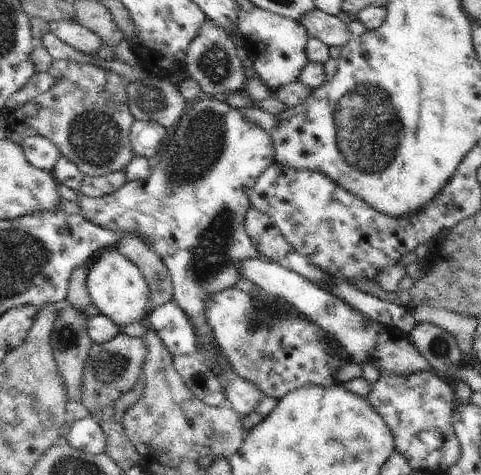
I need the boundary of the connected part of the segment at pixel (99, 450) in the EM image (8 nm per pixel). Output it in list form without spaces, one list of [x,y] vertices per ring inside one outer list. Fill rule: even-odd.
[[[92,416],[76,420],[65,441],[76,450],[84,450],[96,456],[104,454],[106,450],[106,434],[98,424],[98,420],[94,420]]]

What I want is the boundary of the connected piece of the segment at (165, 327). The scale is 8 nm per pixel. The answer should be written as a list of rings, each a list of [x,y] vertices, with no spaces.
[[[173,299],[150,311],[144,322],[149,328],[155,329],[172,358],[199,352],[194,327]]]

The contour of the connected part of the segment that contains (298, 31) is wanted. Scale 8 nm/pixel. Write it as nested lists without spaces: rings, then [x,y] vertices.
[[[259,7],[250,11],[242,10],[238,14],[238,31],[252,60],[252,72],[272,91],[296,81],[309,62],[306,53],[309,35],[301,22],[292,18],[278,16]]]

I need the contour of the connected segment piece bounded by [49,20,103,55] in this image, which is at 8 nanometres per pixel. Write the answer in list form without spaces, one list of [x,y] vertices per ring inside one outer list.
[[[56,20],[49,23],[50,31],[56,34],[62,42],[72,46],[80,53],[96,55],[102,48],[102,40],[98,34],[90,32],[88,28],[77,24],[73,20]]]

